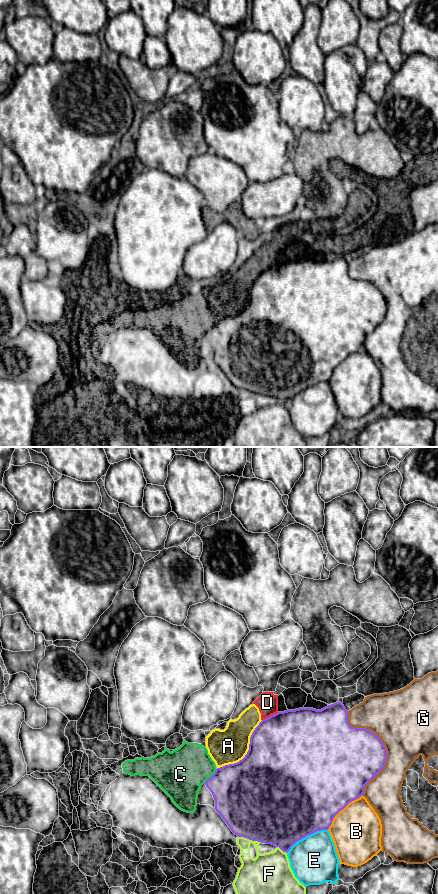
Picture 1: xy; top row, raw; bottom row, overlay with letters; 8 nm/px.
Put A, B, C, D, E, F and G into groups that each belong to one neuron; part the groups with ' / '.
A C D / B / E / F / G

